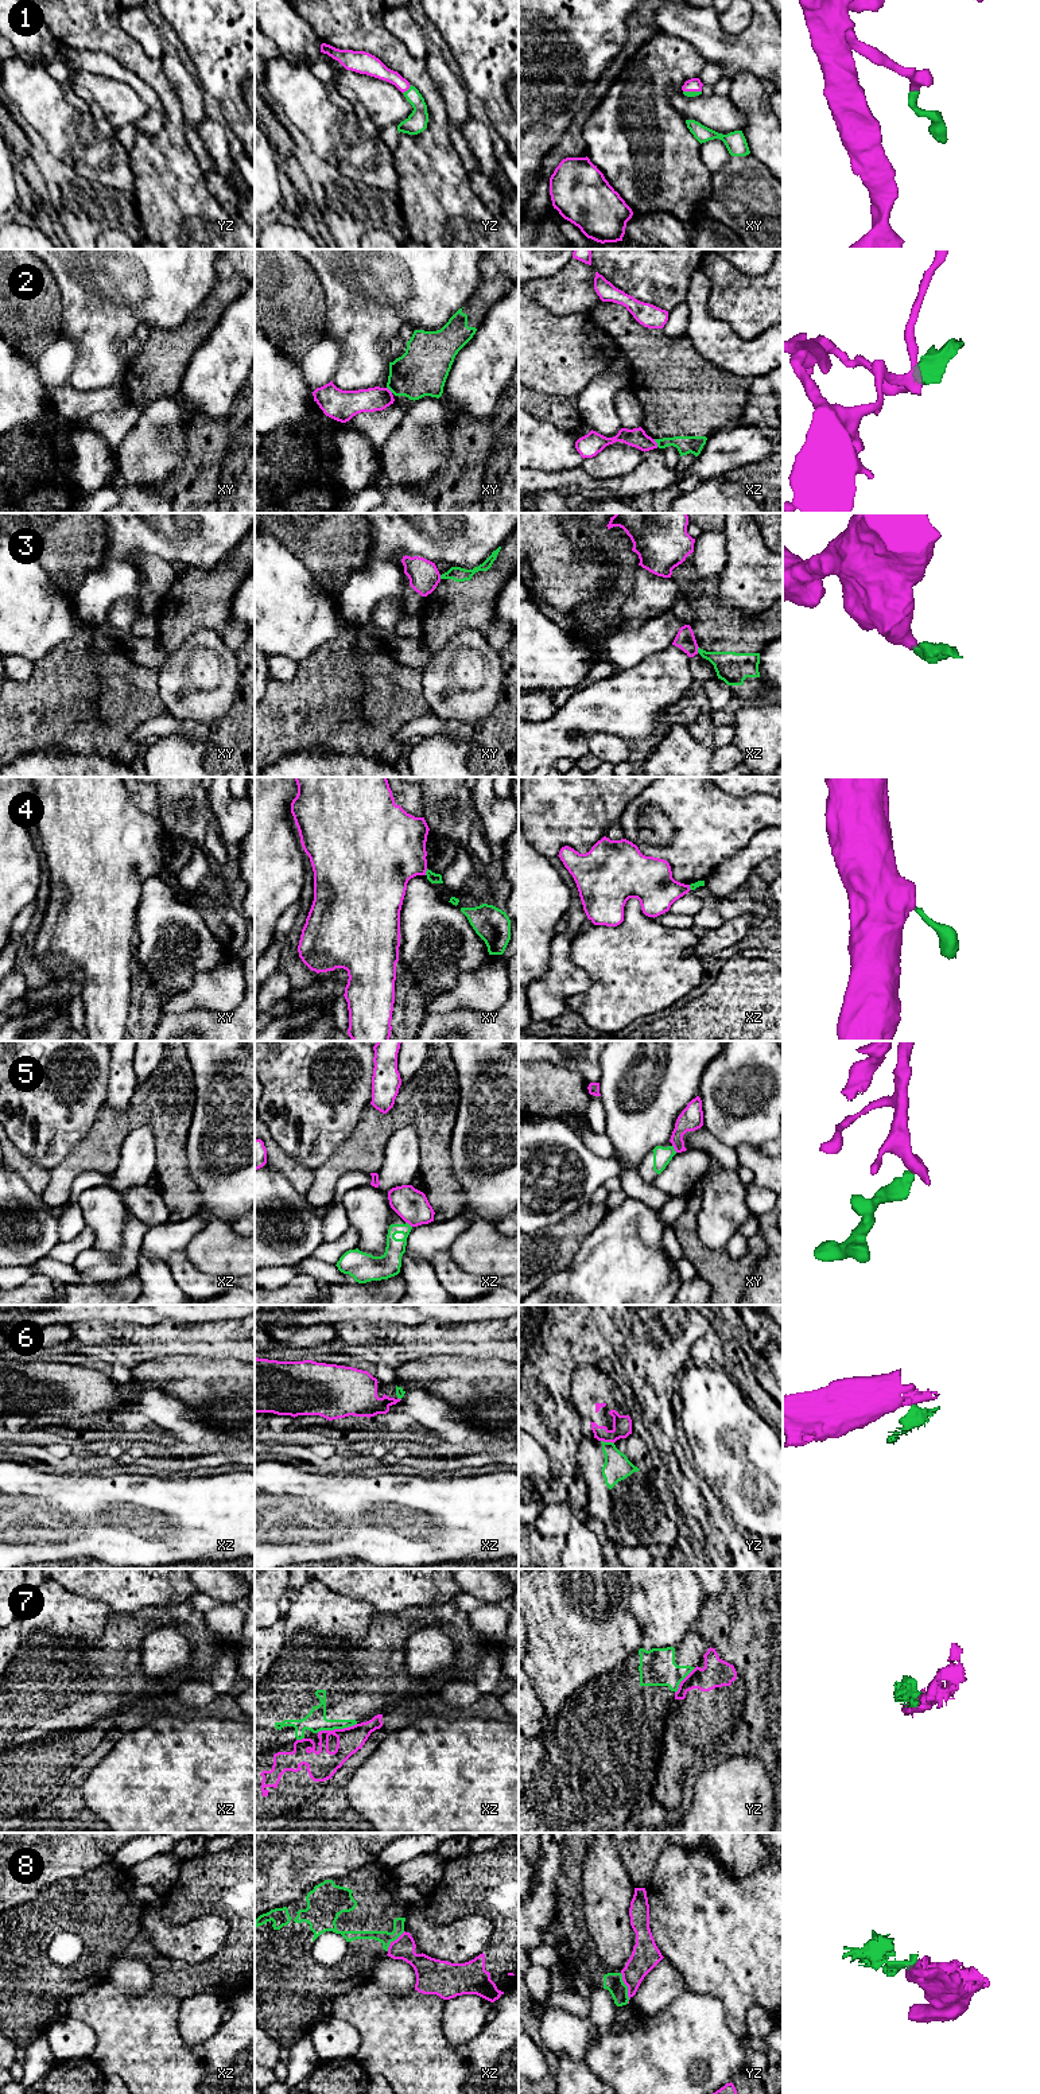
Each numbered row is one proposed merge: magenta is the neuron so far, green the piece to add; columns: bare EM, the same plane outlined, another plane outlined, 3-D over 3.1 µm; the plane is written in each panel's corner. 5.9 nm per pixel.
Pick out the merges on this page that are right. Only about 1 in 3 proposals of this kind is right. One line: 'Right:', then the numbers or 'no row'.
Right: 1

